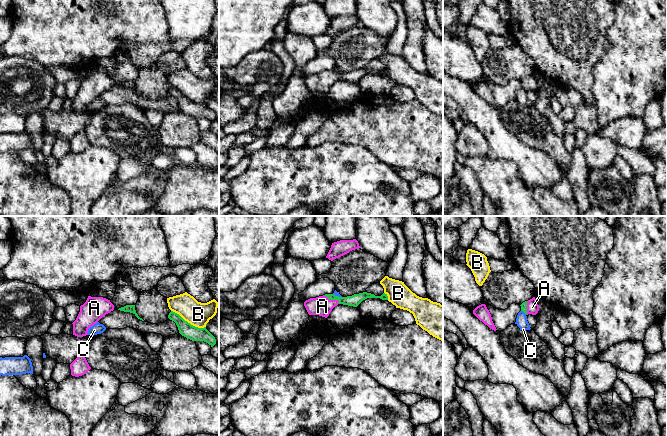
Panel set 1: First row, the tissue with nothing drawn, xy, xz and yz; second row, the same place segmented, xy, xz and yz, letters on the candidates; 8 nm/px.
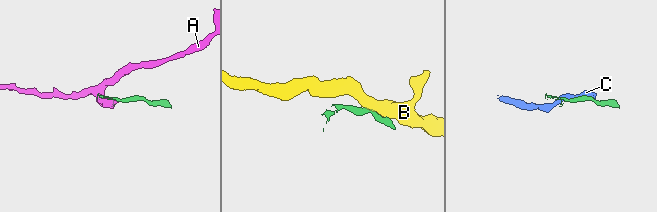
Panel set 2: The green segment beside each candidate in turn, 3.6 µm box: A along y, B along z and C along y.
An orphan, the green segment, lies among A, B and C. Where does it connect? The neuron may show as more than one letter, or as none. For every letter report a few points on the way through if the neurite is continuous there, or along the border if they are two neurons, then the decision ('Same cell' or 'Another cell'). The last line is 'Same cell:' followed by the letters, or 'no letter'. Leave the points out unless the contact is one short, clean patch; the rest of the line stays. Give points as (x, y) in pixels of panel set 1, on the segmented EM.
A: Same cell
B: Boundary: xy (171, 310), (178, 313), (191, 324), (205, 327). Another cell
C: Another cell
Same cell: A

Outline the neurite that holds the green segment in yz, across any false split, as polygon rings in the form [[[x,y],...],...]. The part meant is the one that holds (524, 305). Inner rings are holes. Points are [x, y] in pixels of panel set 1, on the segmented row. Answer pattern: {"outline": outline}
{"outline": [[[535,297],[528,301],[523,302],[520,306],[521,311],[523,311],[526,315],[528,314],[536,315],[539,311],[539,305],[537,304]]]}

